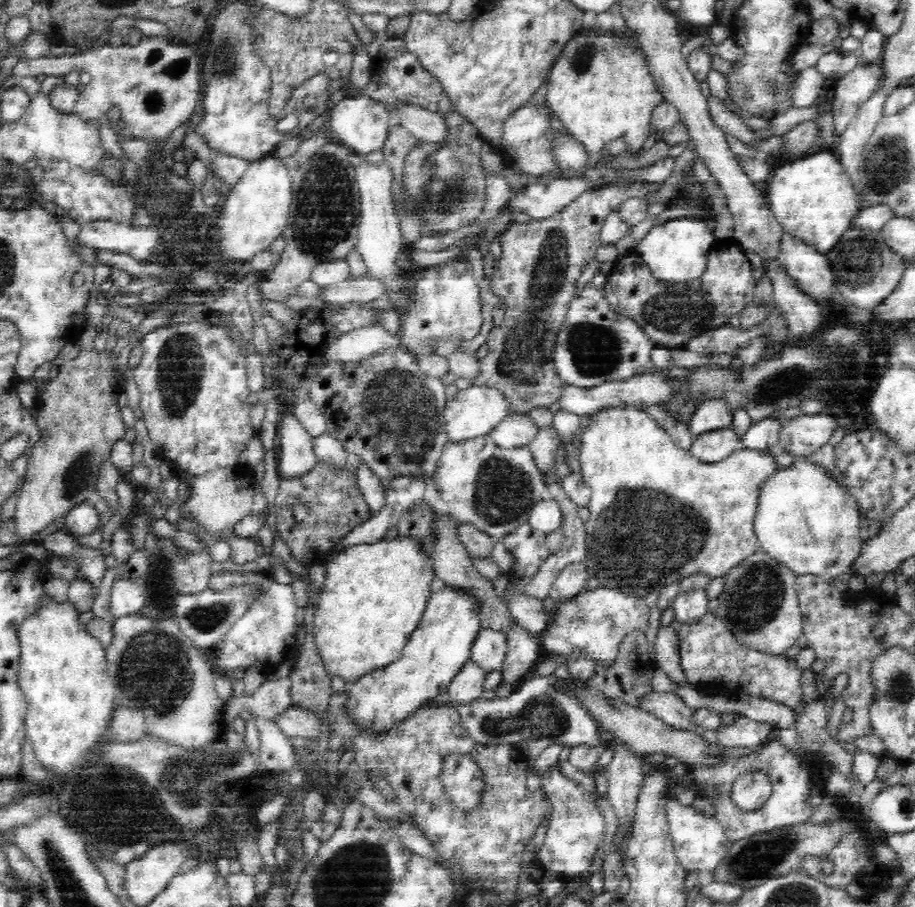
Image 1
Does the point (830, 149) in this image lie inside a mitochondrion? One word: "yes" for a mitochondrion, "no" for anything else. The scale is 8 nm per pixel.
no

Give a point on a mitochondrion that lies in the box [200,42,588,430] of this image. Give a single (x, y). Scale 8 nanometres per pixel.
(526, 350)

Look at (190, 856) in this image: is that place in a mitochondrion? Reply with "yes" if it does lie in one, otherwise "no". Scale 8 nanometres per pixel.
no

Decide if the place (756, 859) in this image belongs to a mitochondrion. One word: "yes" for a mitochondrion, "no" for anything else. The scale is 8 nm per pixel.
yes

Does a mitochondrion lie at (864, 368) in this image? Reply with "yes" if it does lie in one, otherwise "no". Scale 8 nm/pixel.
no

